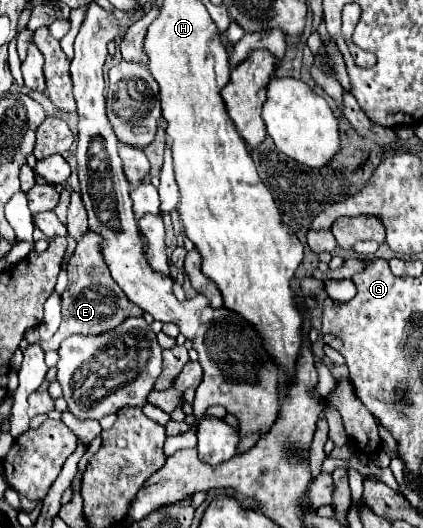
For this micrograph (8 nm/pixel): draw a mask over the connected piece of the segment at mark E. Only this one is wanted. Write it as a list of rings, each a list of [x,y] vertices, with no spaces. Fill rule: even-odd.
[[[87,232],[81,242],[77,242],[77,248],[67,264],[67,276],[69,276],[69,284],[61,296],[61,326],[55,332],[55,336],[48,341],[40,341],[44,352],[55,350],[60,347],[60,343],[69,336],[75,334],[83,334],[83,336],[95,336],[95,334],[103,334],[107,330],[117,328],[119,324],[125,322],[125,318],[129,316],[141,316],[143,310],[135,304],[131,304],[131,300],[123,294],[123,290],[115,284],[115,280],[111,278],[107,264],[103,262],[103,256],[99,254],[99,236],[93,232]]]

